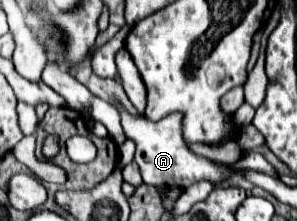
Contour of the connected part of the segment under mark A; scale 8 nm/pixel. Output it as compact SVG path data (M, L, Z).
M114 103L114 107L120 111L122 117L122 127L128 139L136 141L136 157L134 161L140 167L142 179L148 185L178 185L182 189L200 183L200 181L208 181L212 185L220 185L222 181L228 181L232 173L236 173L238 169L234 169L232 165L226 163L218 163L218 161L210 161L202 155L196 155L190 145L184 141L182 137L182 121L184 115L182 113L170 113L160 121L150 121L144 115L130 115L122 103Z

